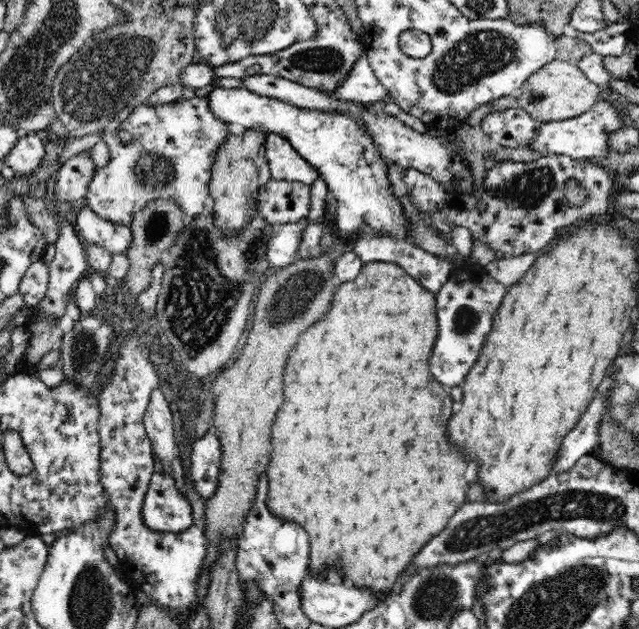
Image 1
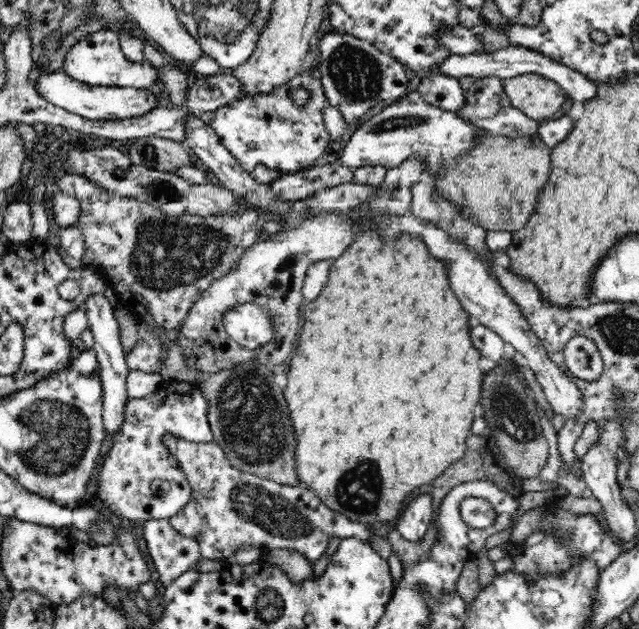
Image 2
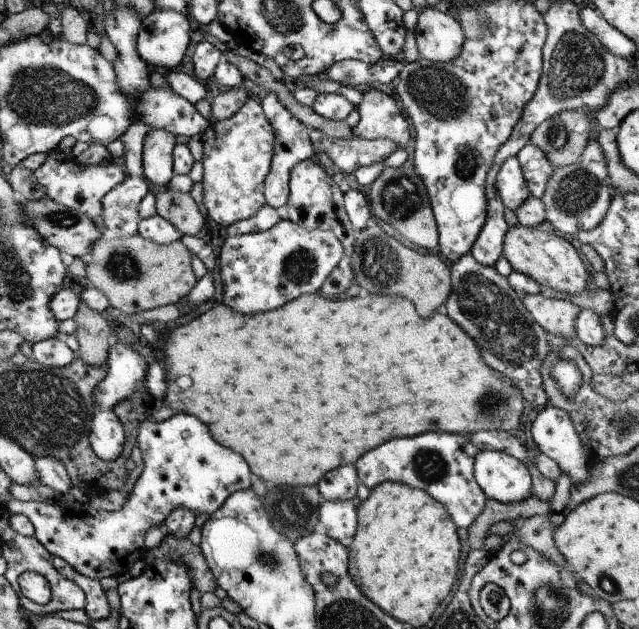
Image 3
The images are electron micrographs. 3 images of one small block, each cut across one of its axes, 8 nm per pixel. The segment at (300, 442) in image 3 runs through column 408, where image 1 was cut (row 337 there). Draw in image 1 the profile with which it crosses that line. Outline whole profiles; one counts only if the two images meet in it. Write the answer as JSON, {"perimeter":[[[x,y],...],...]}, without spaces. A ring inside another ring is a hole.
{"perimeter":[[[365,263],[355,280],[337,286],[334,298],[332,298],[334,308],[326,314],[326,317],[300,334],[298,346],[290,354],[290,360],[286,366],[286,380],[284,380],[286,400],[280,406],[274,426],[272,426],[272,436],[270,436],[272,458],[270,458],[268,468],[265,468],[268,472],[268,480],[270,480],[270,488],[265,500],[269,511],[278,519],[284,518],[288,522],[300,524],[308,532],[310,536],[309,567],[313,574],[320,574],[322,570],[334,566],[334,568],[340,568],[339,576],[344,578],[342,582],[358,588],[367,588],[373,594],[390,592],[402,578],[401,575],[412,563],[416,554],[422,550],[424,544],[428,544],[434,536],[438,536],[438,533],[449,524],[448,520],[465,503],[465,488],[469,482],[464,480],[464,474],[466,474],[468,457],[464,460],[464,454],[456,446],[452,446],[446,438],[446,424],[452,416],[452,398],[440,384],[436,384],[434,376],[428,370],[428,358],[436,342],[436,298],[436,294],[423,288],[397,264]],[[422,486],[438,486],[438,488],[422,488]],[[440,496],[452,502],[432,502],[432,500],[438,500]]]}

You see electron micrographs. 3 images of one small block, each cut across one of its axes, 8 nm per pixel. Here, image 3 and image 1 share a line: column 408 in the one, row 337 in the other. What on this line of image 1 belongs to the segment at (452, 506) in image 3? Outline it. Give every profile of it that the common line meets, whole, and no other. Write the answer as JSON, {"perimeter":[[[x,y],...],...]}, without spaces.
{"perimeter":[[[475,265],[455,269],[446,284],[438,290],[436,298],[438,340],[434,344],[434,352],[430,358],[430,370],[440,384],[458,387],[464,384],[466,376],[470,373],[470,367],[479,357],[486,334],[492,330],[494,318],[502,307],[506,290],[507,287],[491,278],[483,266]]]}

